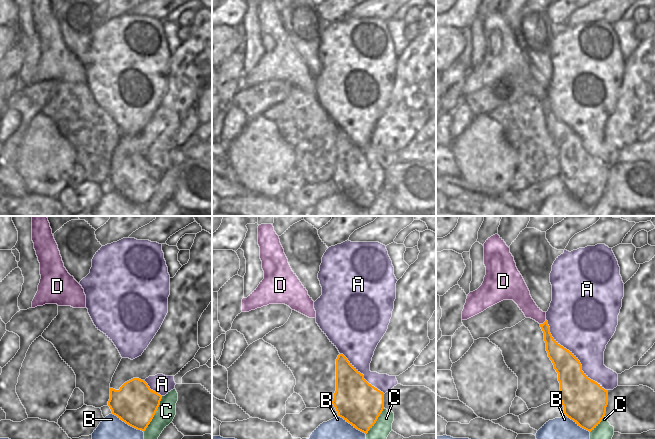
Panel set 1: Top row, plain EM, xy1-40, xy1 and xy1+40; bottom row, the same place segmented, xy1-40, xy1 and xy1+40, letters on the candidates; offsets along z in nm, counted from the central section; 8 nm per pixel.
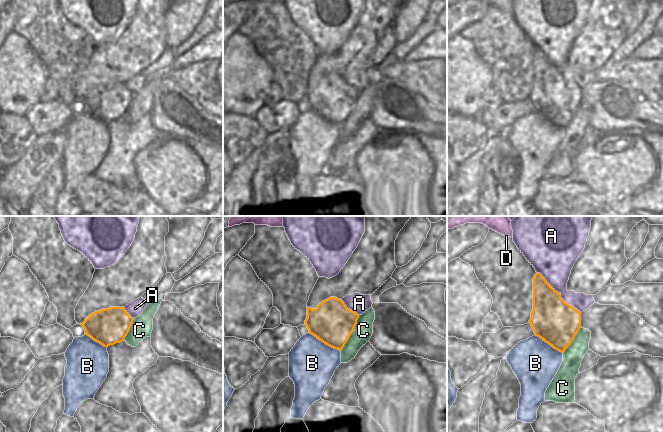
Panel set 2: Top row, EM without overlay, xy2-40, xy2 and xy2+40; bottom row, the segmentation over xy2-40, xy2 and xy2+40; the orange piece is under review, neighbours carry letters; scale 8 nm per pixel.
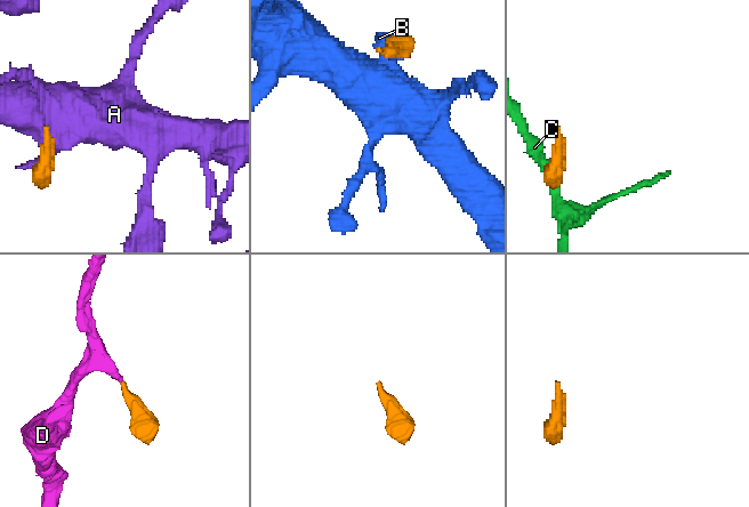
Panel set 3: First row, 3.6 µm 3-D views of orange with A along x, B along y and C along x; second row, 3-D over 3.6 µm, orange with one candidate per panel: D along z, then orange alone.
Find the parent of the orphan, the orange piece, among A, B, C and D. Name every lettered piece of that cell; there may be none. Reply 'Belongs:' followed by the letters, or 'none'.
Belongs: D

